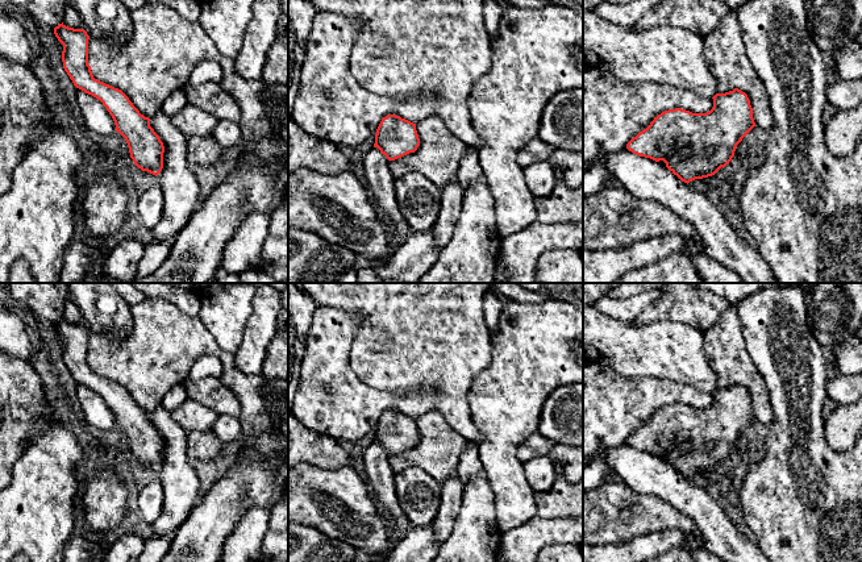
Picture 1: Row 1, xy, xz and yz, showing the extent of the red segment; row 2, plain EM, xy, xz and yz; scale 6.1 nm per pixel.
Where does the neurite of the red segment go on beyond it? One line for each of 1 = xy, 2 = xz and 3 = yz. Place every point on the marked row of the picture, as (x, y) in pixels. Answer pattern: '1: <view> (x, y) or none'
1: none
2: none
3: none

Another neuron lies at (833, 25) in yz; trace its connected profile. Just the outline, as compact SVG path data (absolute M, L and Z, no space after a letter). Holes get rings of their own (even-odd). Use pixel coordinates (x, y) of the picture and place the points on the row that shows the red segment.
M811 0L809 38L828 54L848 49L862 29L862 0Z

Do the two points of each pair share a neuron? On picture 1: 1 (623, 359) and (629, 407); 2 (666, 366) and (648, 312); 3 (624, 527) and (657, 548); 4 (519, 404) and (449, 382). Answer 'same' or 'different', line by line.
1: different
2: different
3: different
4: different

